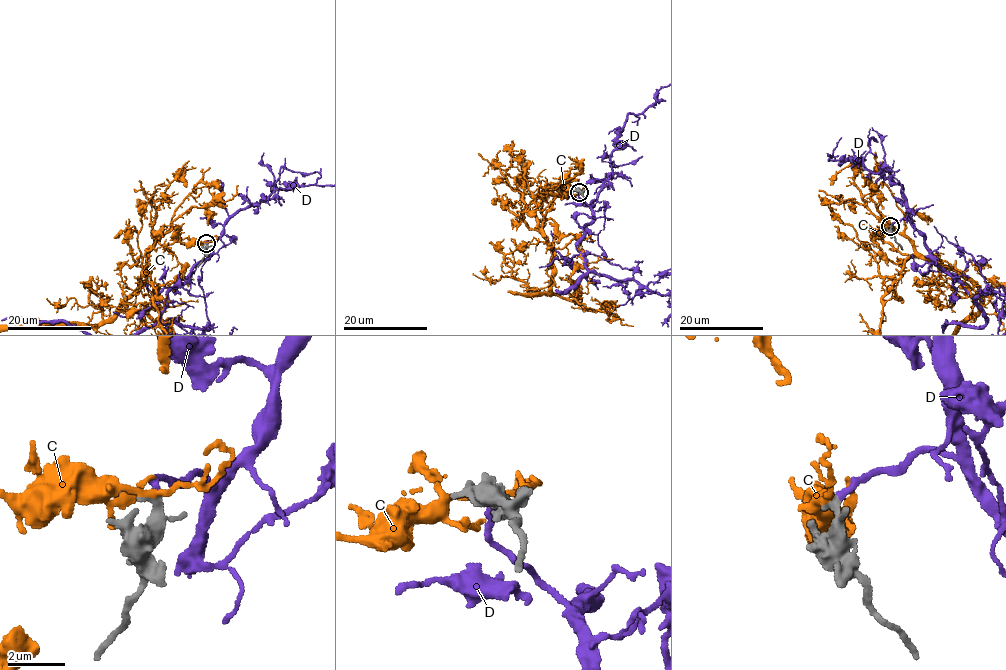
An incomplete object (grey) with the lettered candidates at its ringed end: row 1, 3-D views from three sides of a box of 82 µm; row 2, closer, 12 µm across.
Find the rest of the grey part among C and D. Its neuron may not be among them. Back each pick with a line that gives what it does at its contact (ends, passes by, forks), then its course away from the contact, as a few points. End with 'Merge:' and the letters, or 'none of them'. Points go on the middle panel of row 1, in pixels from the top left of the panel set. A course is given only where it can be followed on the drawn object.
D: it ends there
Merge: D

